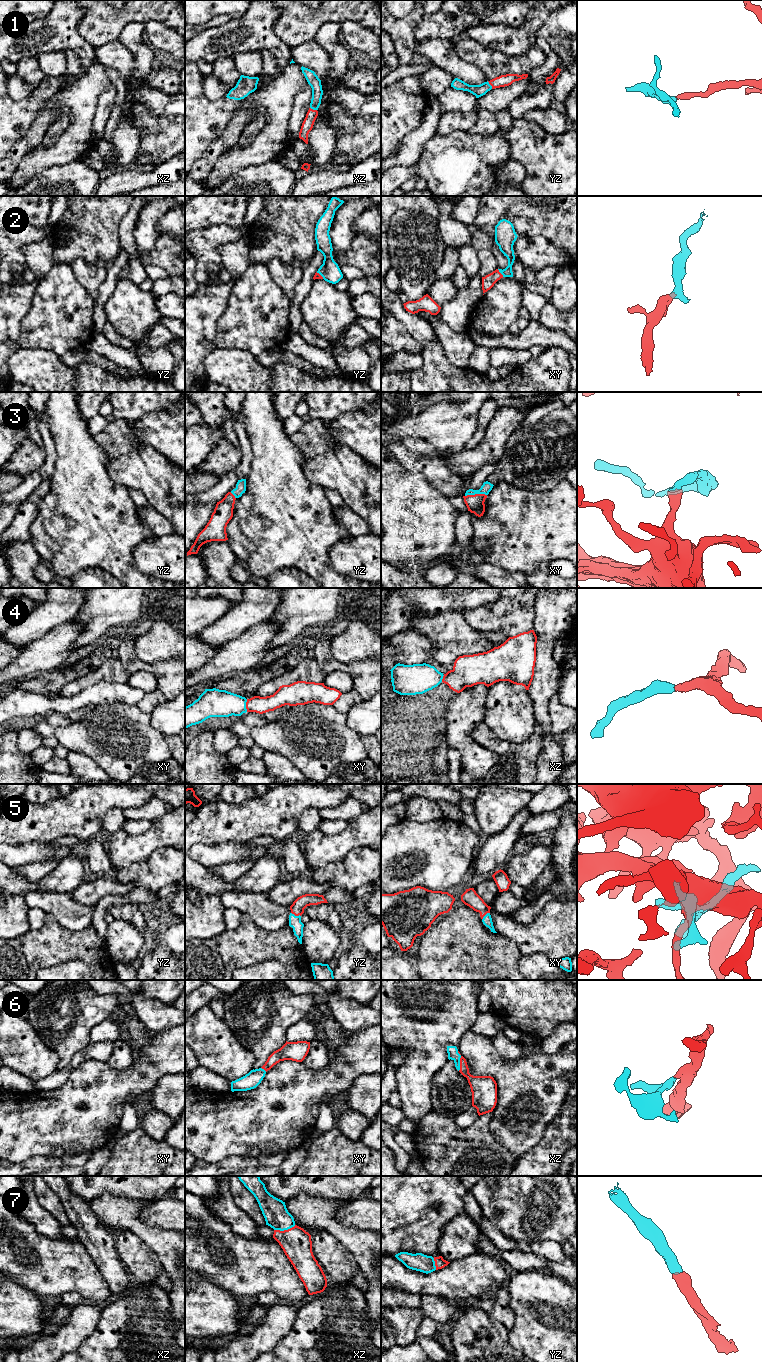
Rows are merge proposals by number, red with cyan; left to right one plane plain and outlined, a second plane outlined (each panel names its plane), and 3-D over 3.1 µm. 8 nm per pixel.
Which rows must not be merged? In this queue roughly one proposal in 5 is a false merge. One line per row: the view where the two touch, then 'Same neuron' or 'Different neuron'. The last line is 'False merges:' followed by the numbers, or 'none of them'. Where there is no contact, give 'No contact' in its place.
1: Touches red in yz. Same neuron
2: Touches red in xy. Same neuron
3: Touches red in xy. Same neuron
4: Touches red in xy. Same neuron
5: Touches red in yz. Same neuron
6: Touches red in xz. Same neuron
7: Touches red in xz. Same neuron
False merges: none of them

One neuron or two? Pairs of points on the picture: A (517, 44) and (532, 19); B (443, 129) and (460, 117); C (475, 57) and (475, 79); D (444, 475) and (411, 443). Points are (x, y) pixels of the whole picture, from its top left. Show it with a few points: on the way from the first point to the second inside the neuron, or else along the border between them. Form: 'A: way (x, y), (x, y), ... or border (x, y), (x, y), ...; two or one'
A: way (522, 38), (532, 25); one
B: way (447, 125), (452, 120), (456, 120); one
C: border (456, 52), (461, 59), (475, 65), (487, 80); two
D: border (403, 444), (426, 456), (439, 456); two

